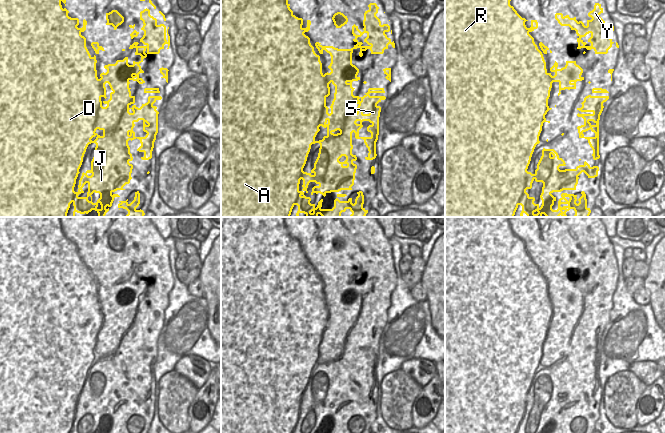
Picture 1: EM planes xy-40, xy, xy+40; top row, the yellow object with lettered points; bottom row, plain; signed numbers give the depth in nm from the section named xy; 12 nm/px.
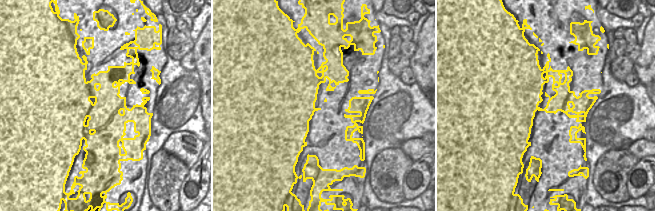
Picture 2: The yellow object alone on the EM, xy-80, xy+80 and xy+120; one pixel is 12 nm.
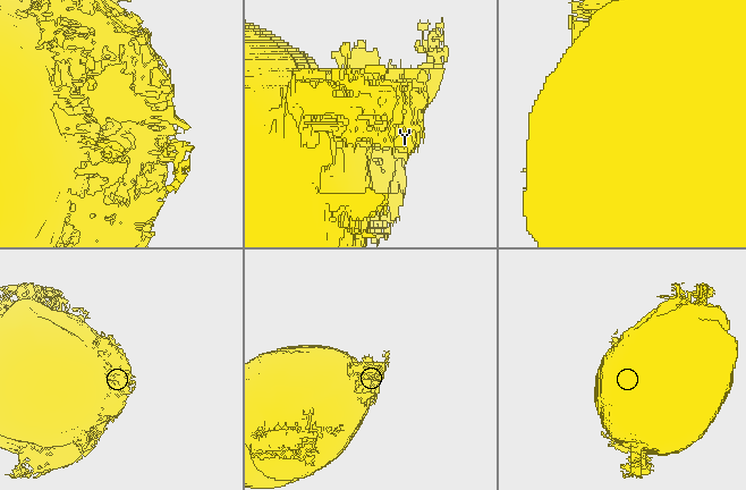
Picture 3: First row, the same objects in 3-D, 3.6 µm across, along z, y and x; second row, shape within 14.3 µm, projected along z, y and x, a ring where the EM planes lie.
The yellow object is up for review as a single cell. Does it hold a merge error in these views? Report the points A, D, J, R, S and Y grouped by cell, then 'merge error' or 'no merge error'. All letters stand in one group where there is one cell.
groups A D J R S Y; no merge error

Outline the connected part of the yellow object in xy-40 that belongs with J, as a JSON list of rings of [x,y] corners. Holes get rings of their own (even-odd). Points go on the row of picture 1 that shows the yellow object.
[[[0,0],[0,217],[67,217],[70,204],[74,206],[73,217],[75,213],[88,214],[92,210],[98,213],[98,217],[105,217],[109,208],[112,206],[115,197],[120,197],[114,192],[117,190],[125,190],[123,187],[130,183],[132,179],[131,173],[133,165],[129,162],[133,160],[132,154],[130,153],[130,147],[128,145],[129,140],[139,139],[141,146],[137,149],[139,152],[143,152],[144,156],[141,157],[142,160],[149,160],[152,158],[152,151],[154,148],[154,142],[156,140],[156,135],[158,133],[158,114],[156,110],[157,107],[153,104],[157,100],[161,100],[161,96],[149,96],[148,102],[142,104],[138,108],[135,103],[135,96],[131,95],[130,91],[130,80],[137,81],[139,84],[145,83],[145,81],[139,77],[140,73],[144,73],[139,65],[143,62],[143,59],[147,57],[148,54],[159,54],[161,49],[164,49],[164,45],[167,44],[169,49],[170,46],[170,36],[168,34],[168,29],[164,24],[157,24],[157,19],[150,15],[149,9],[144,9],[140,12],[140,20],[143,21],[143,27],[141,30],[144,31],[143,37],[140,39],[144,45],[139,46],[138,42],[134,42],[130,45],[129,49],[136,49],[135,55],[140,55],[141,60],[139,62],[133,61],[132,65],[128,64],[128,57],[123,60],[117,60],[115,64],[105,65],[104,68],[107,70],[106,73],[100,74],[100,79],[97,77],[96,70],[96,56],[90,55],[86,47],[86,38],[81,35],[82,32],[86,30],[87,21],[83,20],[83,27],[78,28],[79,19],[71,18],[68,16],[69,11],[66,8],[62,8],[61,3],[66,3],[66,0]],[[108,83],[112,92],[110,93],[110,99],[108,101],[101,101],[101,98],[106,97],[106,87],[105,84]],[[139,120],[143,121],[143,131],[146,132],[145,137],[136,137],[133,128],[135,122]],[[95,143],[95,153],[91,161],[91,169],[82,173],[79,180],[78,191],[74,191],[76,184],[76,179],[78,177],[79,169],[83,162],[83,157],[89,144]],[[88,184],[88,192],[86,197],[79,197],[78,195],[84,193],[83,187]],[[99,193],[100,198],[96,203],[92,202],[92,194]]]

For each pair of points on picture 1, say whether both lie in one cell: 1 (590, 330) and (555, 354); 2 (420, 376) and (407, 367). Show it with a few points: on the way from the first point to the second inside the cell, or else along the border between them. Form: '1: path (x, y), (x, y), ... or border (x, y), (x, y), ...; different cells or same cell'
1: path (581, 339), (572, 349), (564, 349); same cell
2: path (417, 373), (410, 367); same cell

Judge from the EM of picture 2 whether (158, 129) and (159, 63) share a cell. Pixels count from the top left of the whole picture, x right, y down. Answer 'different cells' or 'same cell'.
different cells

